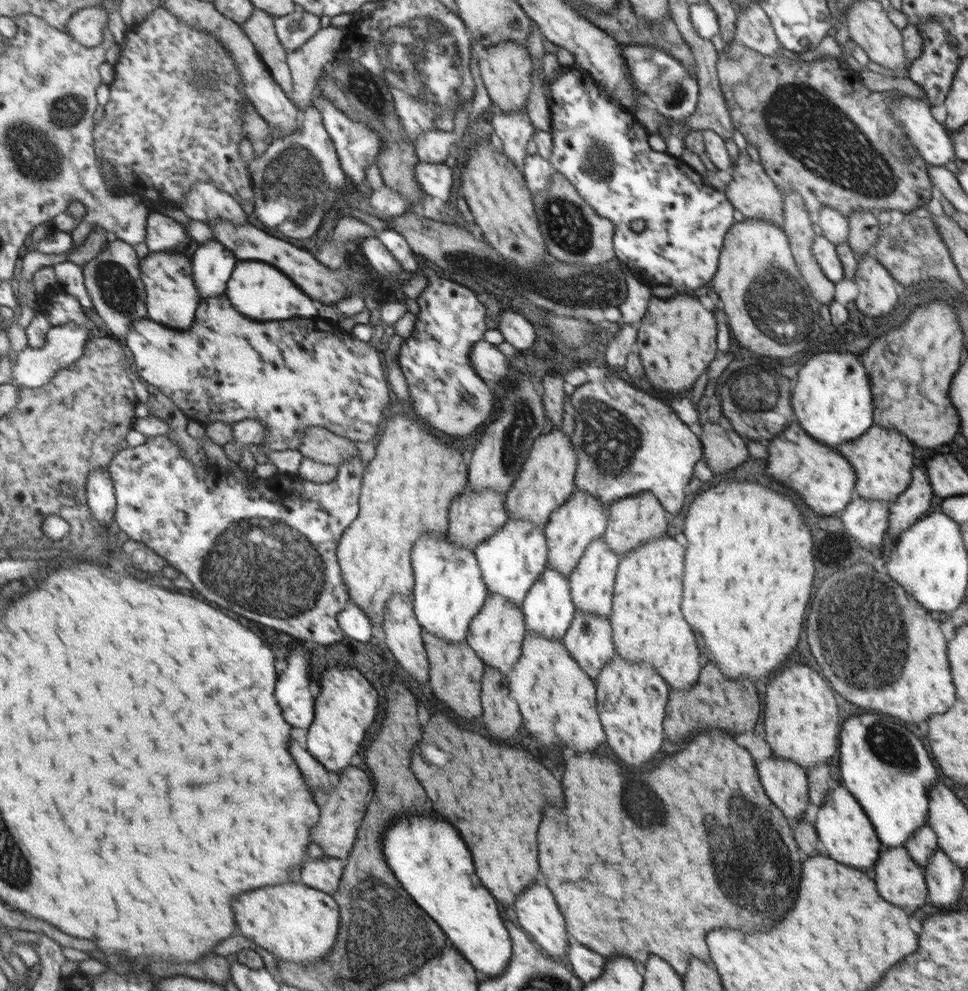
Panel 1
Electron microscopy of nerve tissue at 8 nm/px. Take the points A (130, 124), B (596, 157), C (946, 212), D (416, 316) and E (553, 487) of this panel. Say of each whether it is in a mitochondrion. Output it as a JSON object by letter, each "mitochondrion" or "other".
{"A":"other","B":"mitochondrion","C":"other","D":"other","E":"other"}

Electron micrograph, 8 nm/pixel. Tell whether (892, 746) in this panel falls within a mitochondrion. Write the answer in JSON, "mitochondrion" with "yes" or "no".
{"mitochondrion":"yes"}

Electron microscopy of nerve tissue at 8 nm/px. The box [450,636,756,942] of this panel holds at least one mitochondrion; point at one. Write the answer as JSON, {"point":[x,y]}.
{"point":[635,780]}

